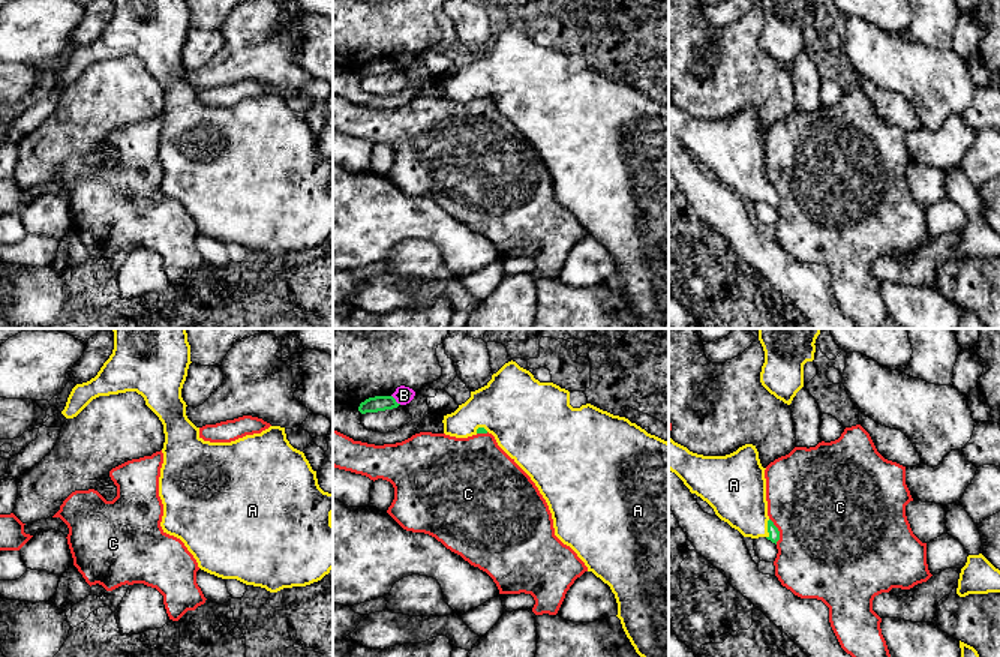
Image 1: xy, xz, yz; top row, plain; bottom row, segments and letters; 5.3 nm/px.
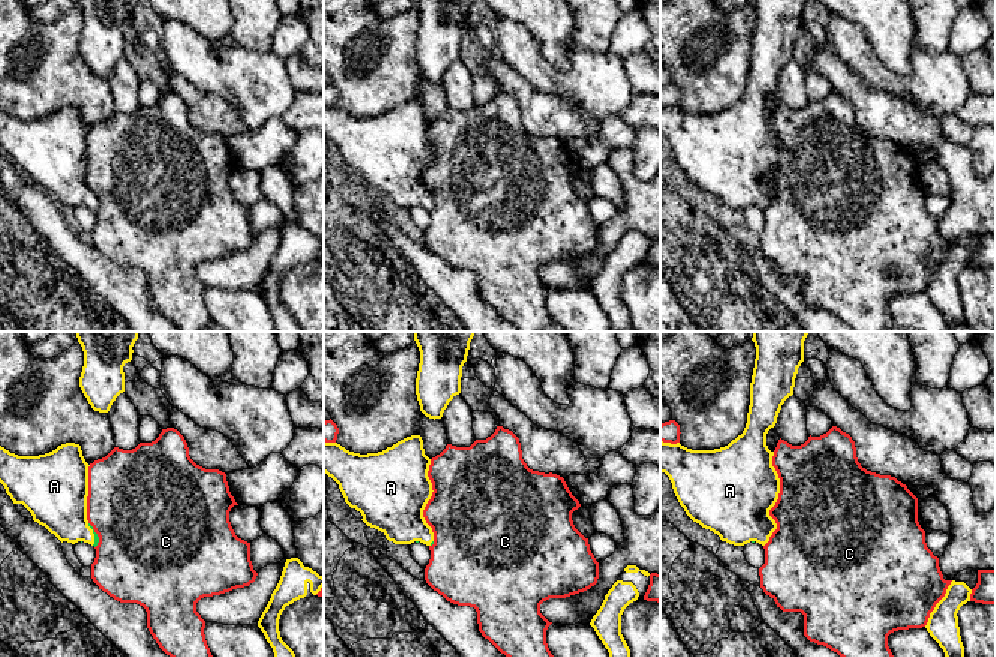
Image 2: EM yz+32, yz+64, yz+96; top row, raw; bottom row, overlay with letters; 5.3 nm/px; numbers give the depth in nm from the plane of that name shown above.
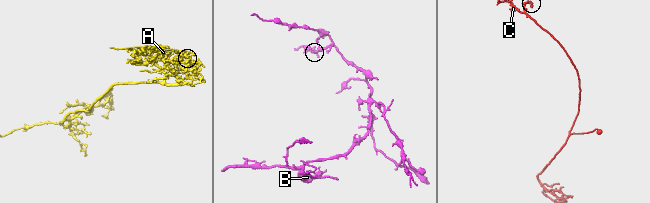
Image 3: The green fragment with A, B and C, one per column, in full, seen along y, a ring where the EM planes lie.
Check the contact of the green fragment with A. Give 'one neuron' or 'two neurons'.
one neuron

